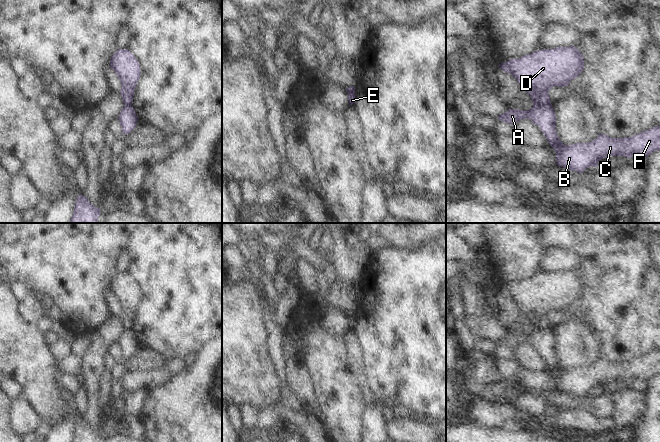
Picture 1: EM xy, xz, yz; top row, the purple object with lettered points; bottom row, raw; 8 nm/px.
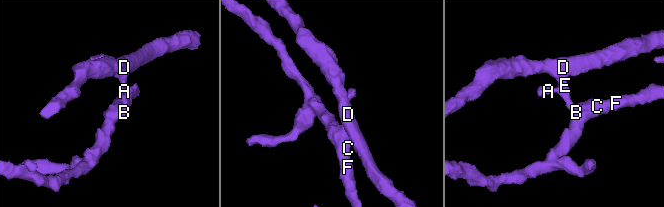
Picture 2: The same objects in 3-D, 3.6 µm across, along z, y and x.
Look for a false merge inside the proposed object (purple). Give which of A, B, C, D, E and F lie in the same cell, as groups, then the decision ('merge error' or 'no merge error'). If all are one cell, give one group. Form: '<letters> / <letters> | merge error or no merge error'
A B C E F / D | merge error

